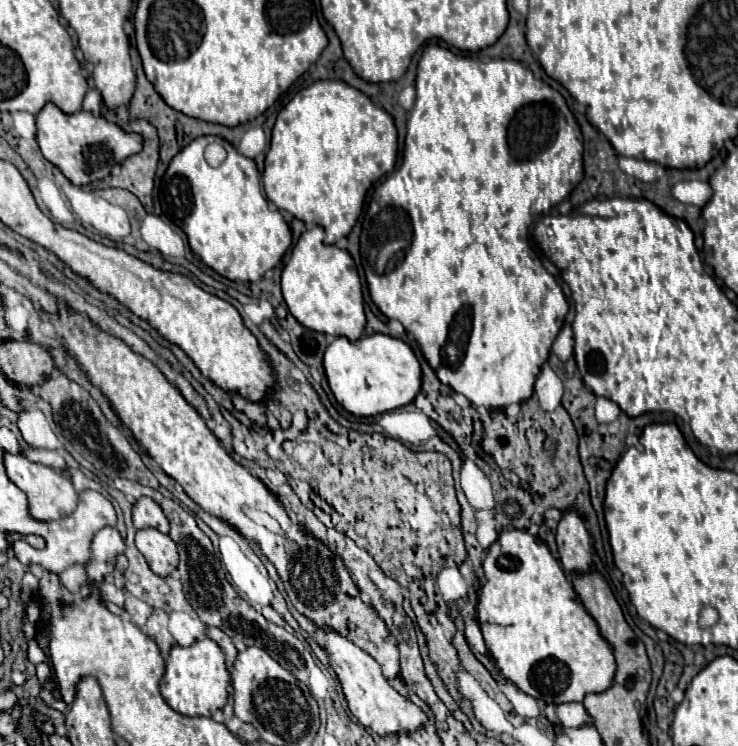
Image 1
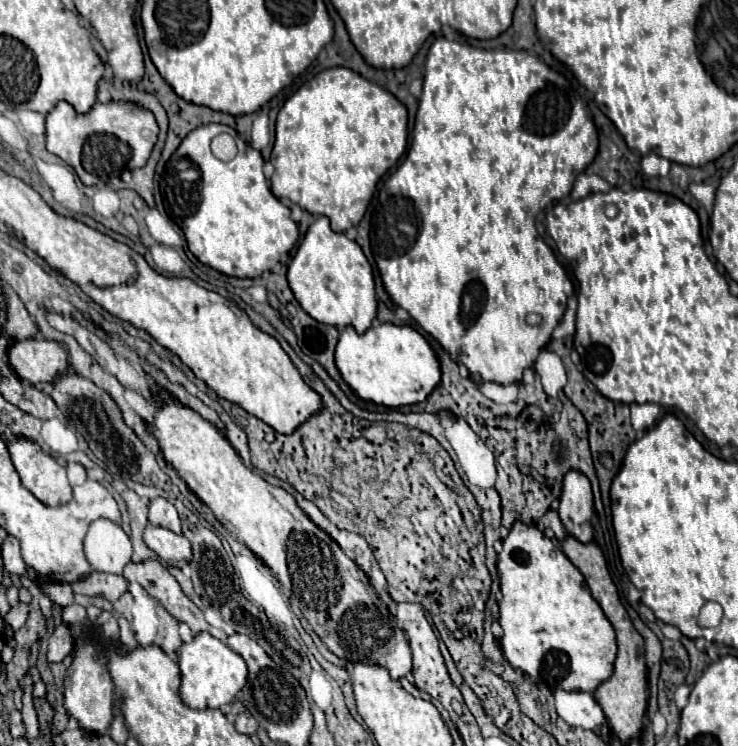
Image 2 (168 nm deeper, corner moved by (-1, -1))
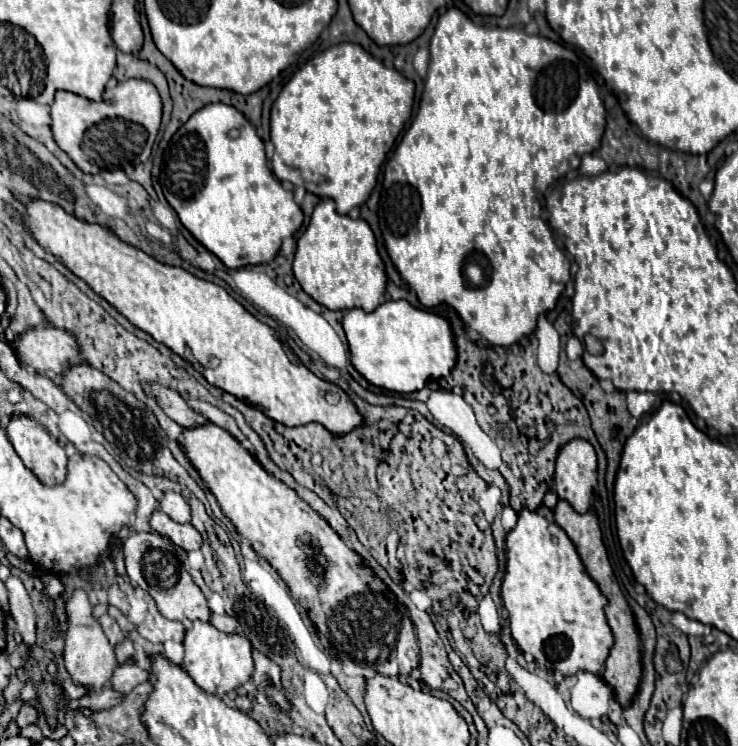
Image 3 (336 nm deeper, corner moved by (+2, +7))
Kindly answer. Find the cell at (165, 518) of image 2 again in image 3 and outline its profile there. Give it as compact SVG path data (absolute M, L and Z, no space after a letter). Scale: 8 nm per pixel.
M164 492L164 496L158 500L158 510L166 512L174 522L180 522L180 524L186 524L190 520L188 502L176 492Z

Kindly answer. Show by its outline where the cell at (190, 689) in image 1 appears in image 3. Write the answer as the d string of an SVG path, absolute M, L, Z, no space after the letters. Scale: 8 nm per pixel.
M194 620L194 626L186 632L184 648L186 648L186 656L182 662L184 670L194 680L194 684L198 684L198 688L202 688L208 694L222 698L224 694L232 692L234 688L246 684L252 676L254 662L252 662L252 654L250 654L252 646L250 646L248 638L242 638L238 634L228 636L228 634L216 630L210 622Z

